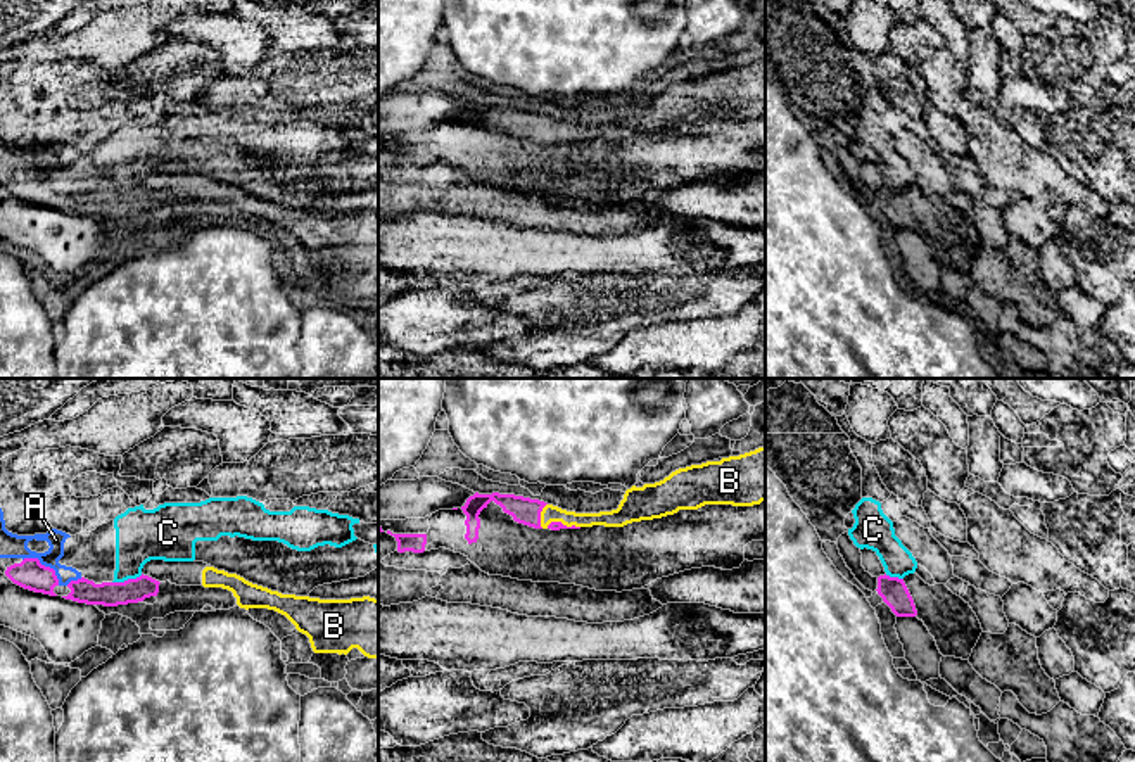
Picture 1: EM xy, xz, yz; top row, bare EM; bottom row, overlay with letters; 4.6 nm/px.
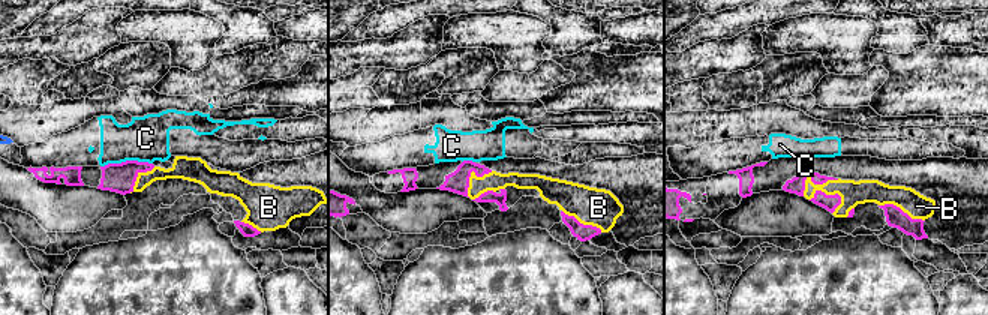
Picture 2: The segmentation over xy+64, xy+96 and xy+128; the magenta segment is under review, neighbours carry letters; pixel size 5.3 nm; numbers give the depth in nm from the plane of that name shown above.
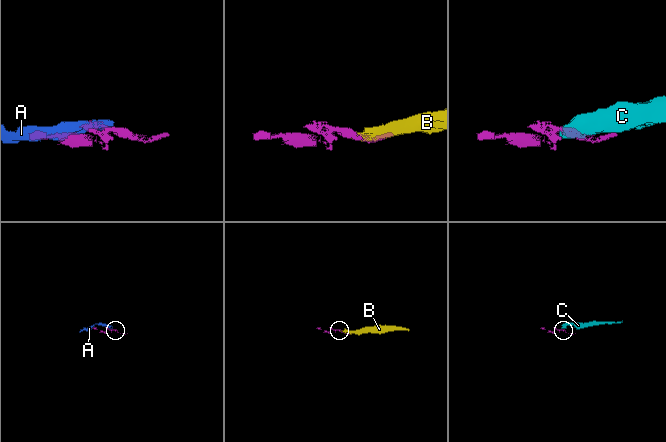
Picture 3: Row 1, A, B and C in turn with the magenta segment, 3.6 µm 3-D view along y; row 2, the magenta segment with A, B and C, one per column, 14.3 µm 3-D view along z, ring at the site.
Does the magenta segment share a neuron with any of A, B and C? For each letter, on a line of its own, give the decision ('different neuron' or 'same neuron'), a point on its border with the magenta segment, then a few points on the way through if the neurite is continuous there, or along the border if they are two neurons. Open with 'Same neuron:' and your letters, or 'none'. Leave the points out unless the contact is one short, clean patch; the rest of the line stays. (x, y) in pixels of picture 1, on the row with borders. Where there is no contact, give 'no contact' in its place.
Same neuron: A, B
A: same neuron; contact xy (44, 565)
B: same neuron; contact xz (539, 515)
C: different neuron; contact xy (128, 579); border xy (142, 574), (113, 583)

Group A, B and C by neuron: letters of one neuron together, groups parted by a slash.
A B / C

